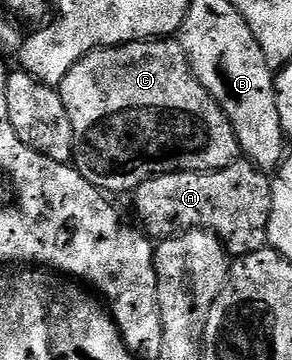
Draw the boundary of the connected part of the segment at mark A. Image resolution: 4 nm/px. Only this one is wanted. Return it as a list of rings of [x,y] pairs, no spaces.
[[[248,160],[205,174],[192,174],[190,170],[154,173],[135,191],[135,198],[140,225],[154,239],[164,240],[191,229],[212,230],[234,259],[266,249],[273,187],[270,179]]]

